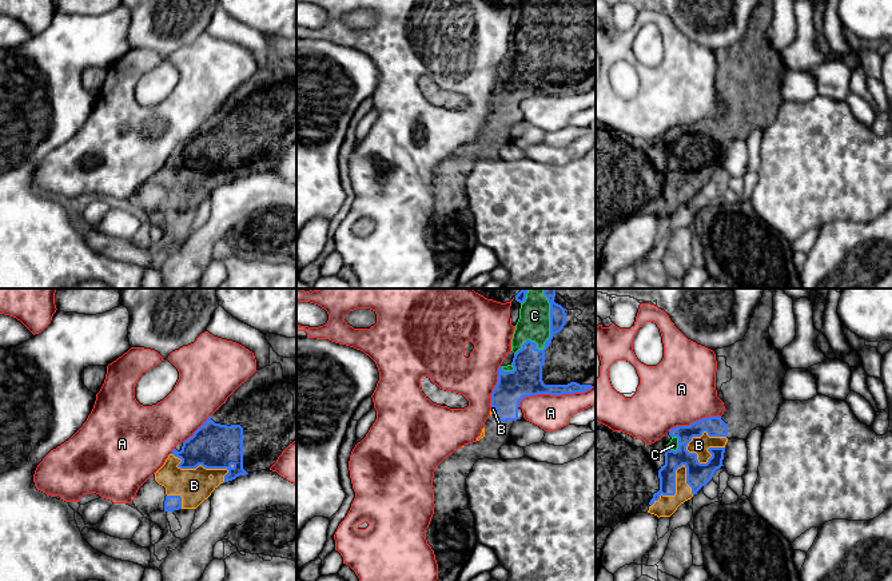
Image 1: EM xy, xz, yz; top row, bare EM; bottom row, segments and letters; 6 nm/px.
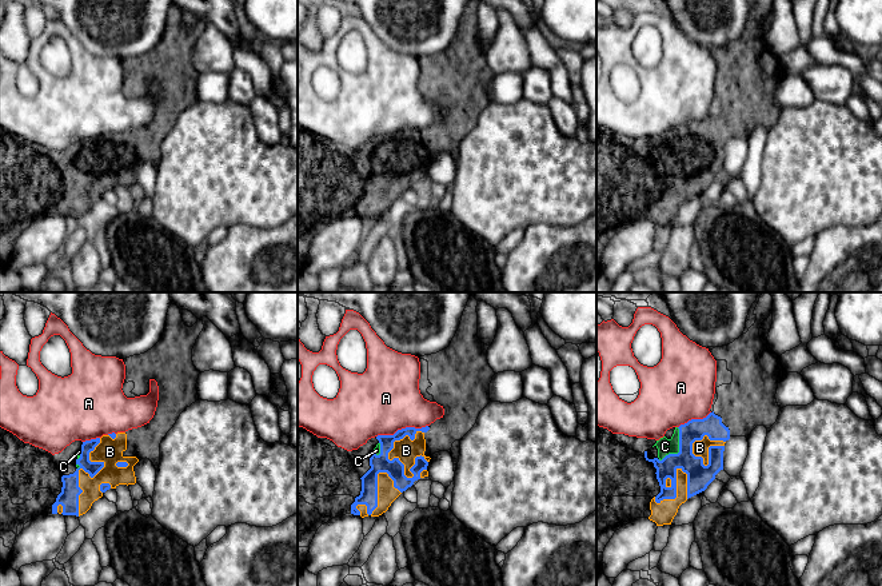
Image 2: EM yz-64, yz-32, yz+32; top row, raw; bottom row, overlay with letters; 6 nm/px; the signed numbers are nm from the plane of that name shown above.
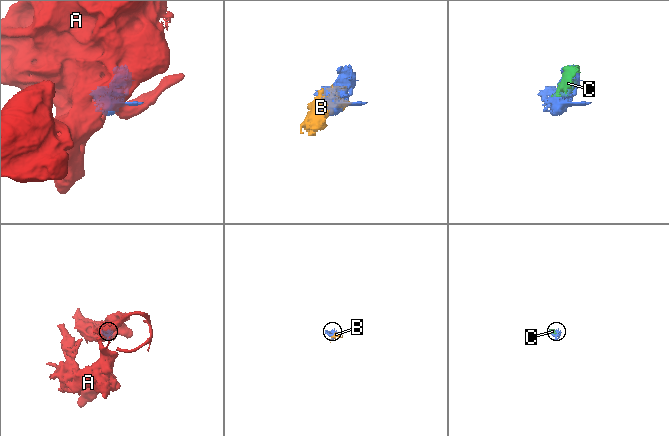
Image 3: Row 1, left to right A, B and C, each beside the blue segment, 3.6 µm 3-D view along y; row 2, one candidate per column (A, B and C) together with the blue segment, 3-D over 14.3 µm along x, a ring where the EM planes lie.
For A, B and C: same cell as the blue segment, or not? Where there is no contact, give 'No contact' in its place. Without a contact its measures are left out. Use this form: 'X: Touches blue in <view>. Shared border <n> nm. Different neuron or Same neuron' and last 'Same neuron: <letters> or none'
A: Touches blue in xz. Shared border 480 nm. Different neuron
B: Touches blue in yz. Shared border 260 nm. Same neuron
C: Touches blue in xz. Shared border 400 nm. Same neuron
Same neuron: B, C

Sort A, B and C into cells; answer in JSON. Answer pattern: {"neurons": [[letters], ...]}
{"neurons": [["A"], ["B", "C"]]}

